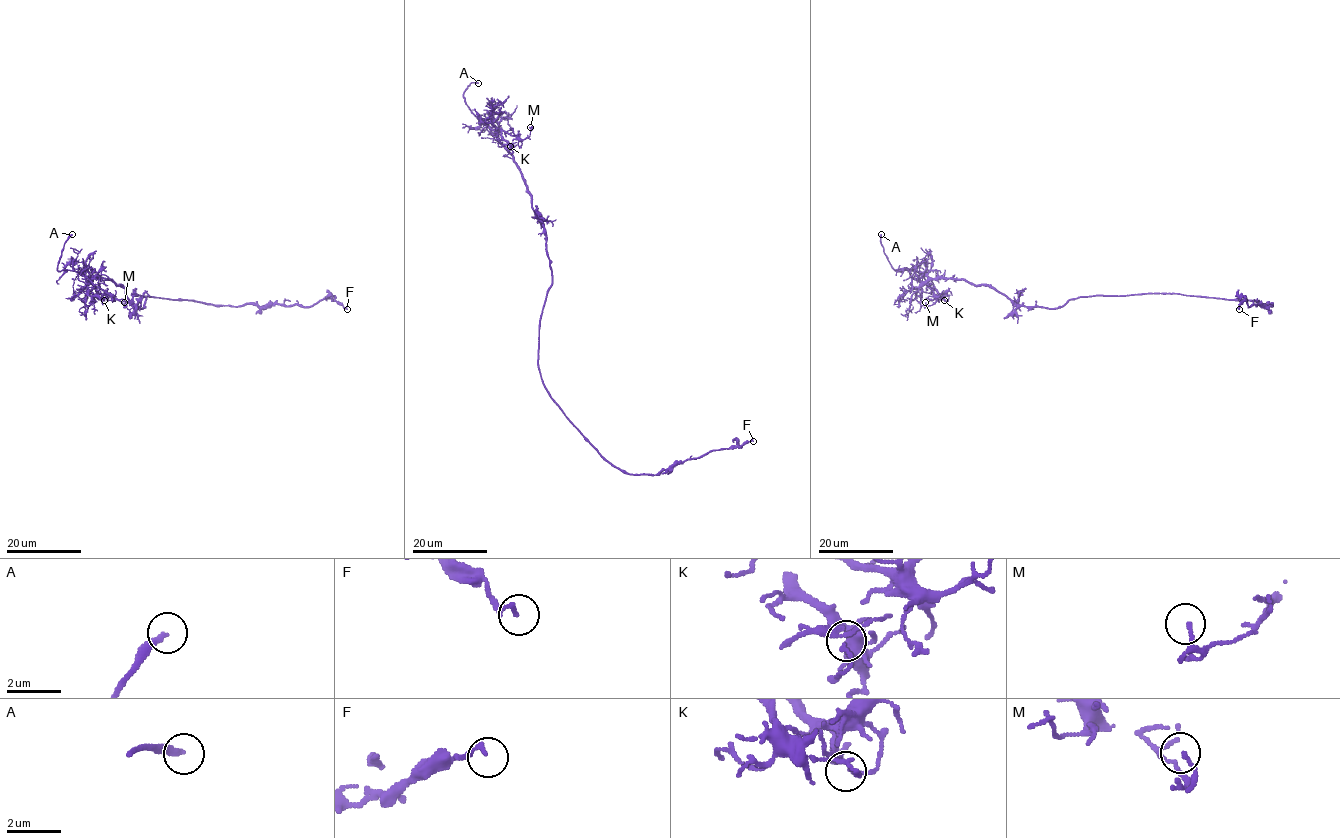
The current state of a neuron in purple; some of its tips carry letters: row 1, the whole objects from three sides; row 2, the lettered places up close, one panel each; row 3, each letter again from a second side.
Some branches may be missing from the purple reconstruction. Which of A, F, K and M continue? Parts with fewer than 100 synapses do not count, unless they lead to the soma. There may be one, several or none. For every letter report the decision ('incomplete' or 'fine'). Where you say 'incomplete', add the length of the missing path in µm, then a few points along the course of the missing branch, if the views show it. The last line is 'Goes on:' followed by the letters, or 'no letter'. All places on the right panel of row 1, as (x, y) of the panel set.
A: incomplete; missing 45 µm; course (881, 234), (888, 203), (885, 187), (875, 180), (877, 138), (863, 113)
F: fine
K: fine
M: fine
Goes on: A

